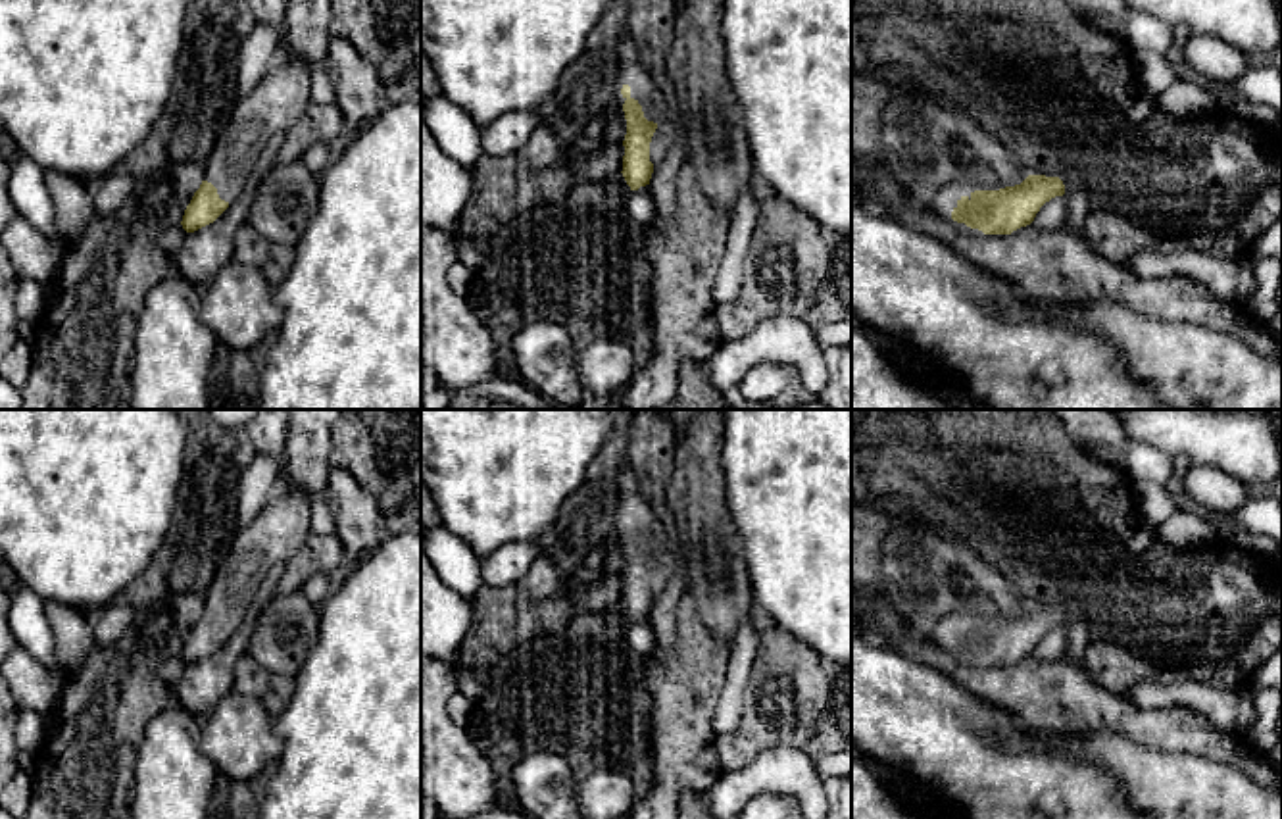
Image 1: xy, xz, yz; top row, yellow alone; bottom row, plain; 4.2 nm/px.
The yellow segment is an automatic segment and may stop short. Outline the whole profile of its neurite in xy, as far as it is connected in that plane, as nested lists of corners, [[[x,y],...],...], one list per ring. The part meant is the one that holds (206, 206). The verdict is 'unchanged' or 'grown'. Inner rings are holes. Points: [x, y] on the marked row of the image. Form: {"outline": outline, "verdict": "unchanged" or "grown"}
{"outline": [[[277,60],[254,92],[238,100],[185,210],[181,225],[186,233],[213,223],[242,188],[267,140],[298,121],[311,102],[311,75],[311,63]]], "verdict": "grown"}

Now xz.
{"outline": [[[623,85],[623,112],[627,119],[627,135],[623,140],[623,177],[630,190],[650,185],[653,167],[667,152],[669,133],[659,129],[652,113],[644,112],[638,100],[630,96],[630,87]]], "verdict": "grown"}

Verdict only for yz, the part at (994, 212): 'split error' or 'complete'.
complete

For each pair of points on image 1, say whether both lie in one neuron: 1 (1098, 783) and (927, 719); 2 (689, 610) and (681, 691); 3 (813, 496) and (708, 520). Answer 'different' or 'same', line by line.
1: same
2: same
3: different

